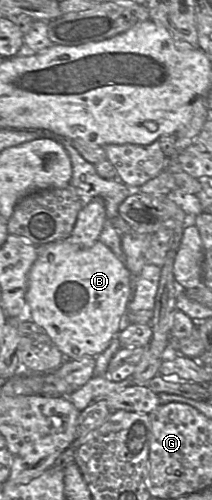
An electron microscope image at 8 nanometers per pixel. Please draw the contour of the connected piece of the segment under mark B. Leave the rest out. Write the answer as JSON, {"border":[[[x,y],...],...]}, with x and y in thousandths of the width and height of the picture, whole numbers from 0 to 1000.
{"border":[[[321,476],[175,494],[175,500],[175,516],[132,550],[123,634],[222,666],[311,718],[462,712],[514,694],[561,664],[575,634],[604,624],[632,572],[618,546],[467,480],[439,492],[392,496]]]}

